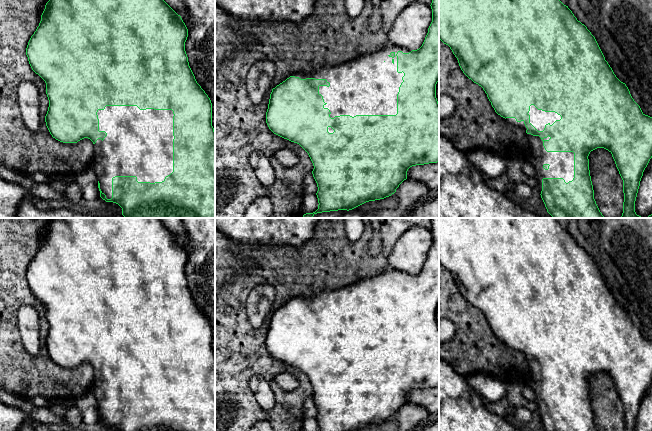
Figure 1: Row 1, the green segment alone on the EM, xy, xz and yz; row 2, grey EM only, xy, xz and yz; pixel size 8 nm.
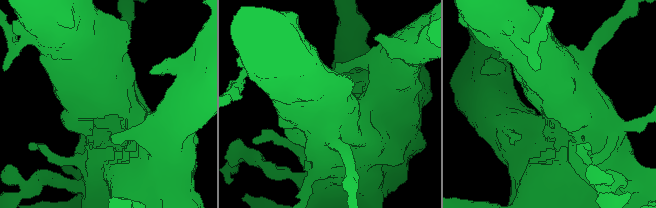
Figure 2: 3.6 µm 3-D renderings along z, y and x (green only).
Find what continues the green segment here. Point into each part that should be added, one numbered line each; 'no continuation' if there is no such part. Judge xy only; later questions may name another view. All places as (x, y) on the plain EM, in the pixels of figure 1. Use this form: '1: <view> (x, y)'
1: xy (139, 367)

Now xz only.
1: xz (367, 309)

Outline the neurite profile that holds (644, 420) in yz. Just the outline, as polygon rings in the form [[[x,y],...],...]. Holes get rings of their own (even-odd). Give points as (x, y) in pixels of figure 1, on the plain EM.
[[[652,392],[641,402],[635,431],[652,431]]]

